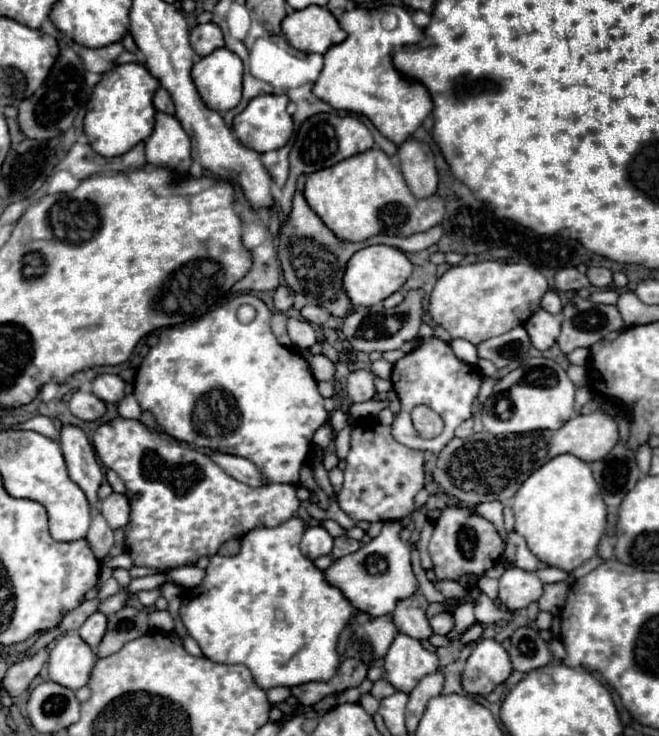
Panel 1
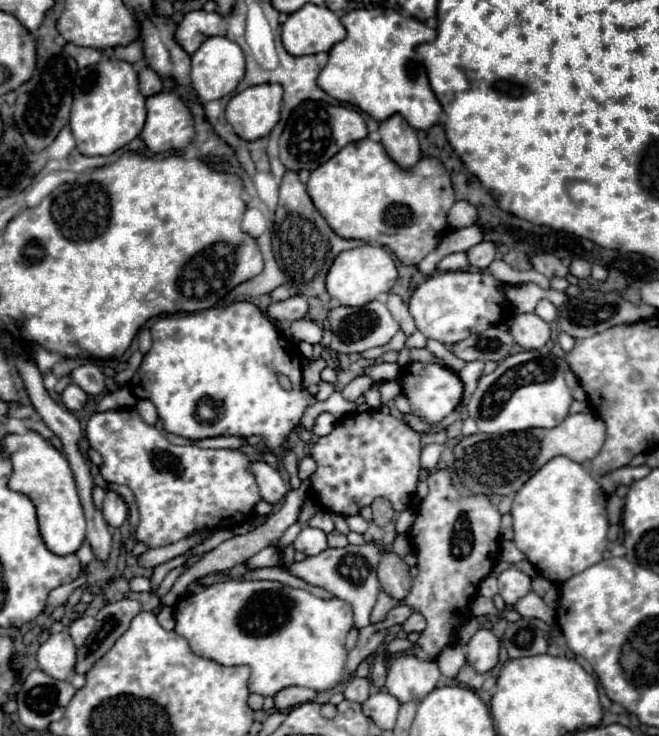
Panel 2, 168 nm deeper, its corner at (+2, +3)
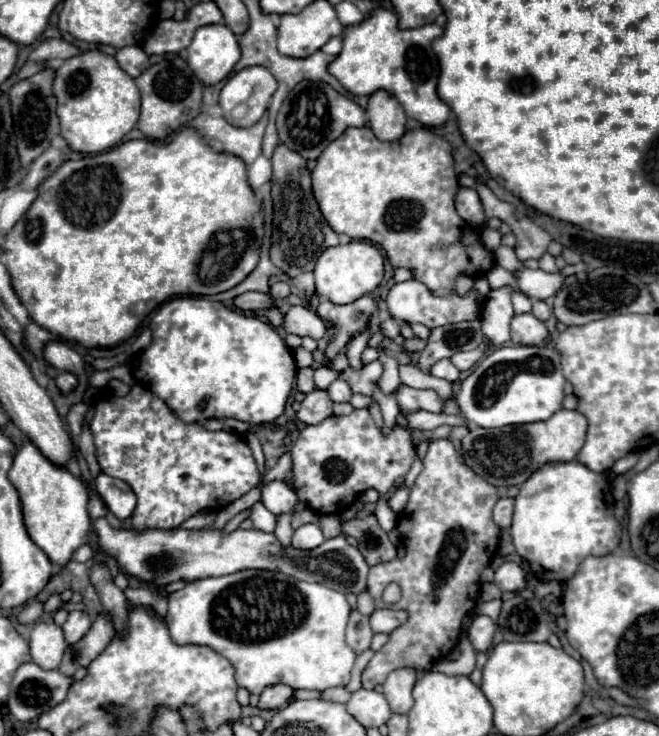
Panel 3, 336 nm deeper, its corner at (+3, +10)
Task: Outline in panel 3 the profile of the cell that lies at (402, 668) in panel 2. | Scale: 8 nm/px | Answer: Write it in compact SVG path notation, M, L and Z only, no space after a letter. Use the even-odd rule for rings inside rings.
M412 666L396 668L388 674L384 682L384 696L392 708L392 712L408 712L414 704L412 690L418 680L418 670Z

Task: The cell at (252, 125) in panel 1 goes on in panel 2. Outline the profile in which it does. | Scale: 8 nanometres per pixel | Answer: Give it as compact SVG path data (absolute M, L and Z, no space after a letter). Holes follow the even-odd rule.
M261 83L233 95L225 109L225 119L233 131L245 139L255 141L267 137L279 121L281 85Z

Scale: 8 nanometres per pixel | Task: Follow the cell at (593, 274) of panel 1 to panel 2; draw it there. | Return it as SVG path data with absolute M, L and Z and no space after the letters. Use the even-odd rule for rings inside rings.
M573 259L569 265L569 273L577 279L587 279L591 275L591 265L585 259Z

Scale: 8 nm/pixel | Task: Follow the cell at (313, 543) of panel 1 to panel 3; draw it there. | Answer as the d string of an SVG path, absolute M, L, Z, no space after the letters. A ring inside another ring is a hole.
M304 524L298 530L294 530L294 538L292 538L292 546L300 548L300 550L312 550L316 546L320 546L324 542L322 530L318 524Z

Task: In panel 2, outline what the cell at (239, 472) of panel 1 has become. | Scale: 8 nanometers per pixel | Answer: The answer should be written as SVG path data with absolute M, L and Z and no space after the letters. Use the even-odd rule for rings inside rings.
M255 461L251 465L251 471L253 471L255 479L257 479L263 501L267 501L271 505L277 505L277 503L281 503L285 499L285 495L289 491L289 485L285 485L281 475L271 465Z

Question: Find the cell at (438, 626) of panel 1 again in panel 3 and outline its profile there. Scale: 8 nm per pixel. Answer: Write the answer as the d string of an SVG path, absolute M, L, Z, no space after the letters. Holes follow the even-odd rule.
M376 610L370 616L370 626L374 632L388 632L390 634L392 630L396 630L406 620L408 620L406 610Z

